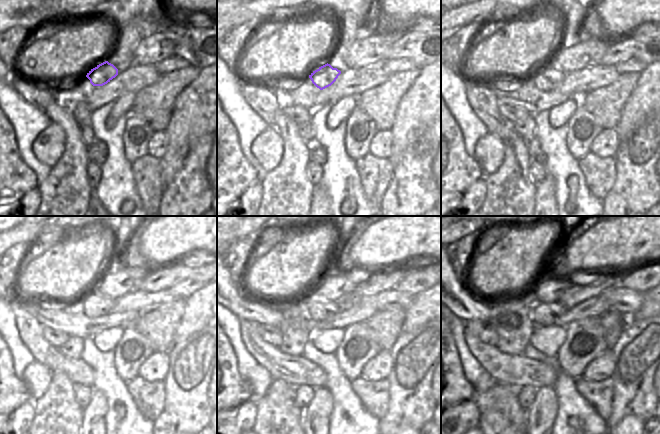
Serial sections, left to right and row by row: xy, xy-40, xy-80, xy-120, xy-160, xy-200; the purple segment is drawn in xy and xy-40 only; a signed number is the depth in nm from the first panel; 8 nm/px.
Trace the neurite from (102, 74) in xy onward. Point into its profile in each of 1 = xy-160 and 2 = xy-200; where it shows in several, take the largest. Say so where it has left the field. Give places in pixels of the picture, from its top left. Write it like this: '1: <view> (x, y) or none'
1: xy-160 (318, 310)
2: xy-200 (542, 315)

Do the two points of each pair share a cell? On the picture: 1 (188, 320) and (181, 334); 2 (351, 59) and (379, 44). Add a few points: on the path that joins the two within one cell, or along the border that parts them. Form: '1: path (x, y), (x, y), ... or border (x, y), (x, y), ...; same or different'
1: path (188, 323), (188, 326), (183, 331); same
2: path (358, 54), (372, 49); same

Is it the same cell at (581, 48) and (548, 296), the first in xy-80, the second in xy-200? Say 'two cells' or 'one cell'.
one cell

